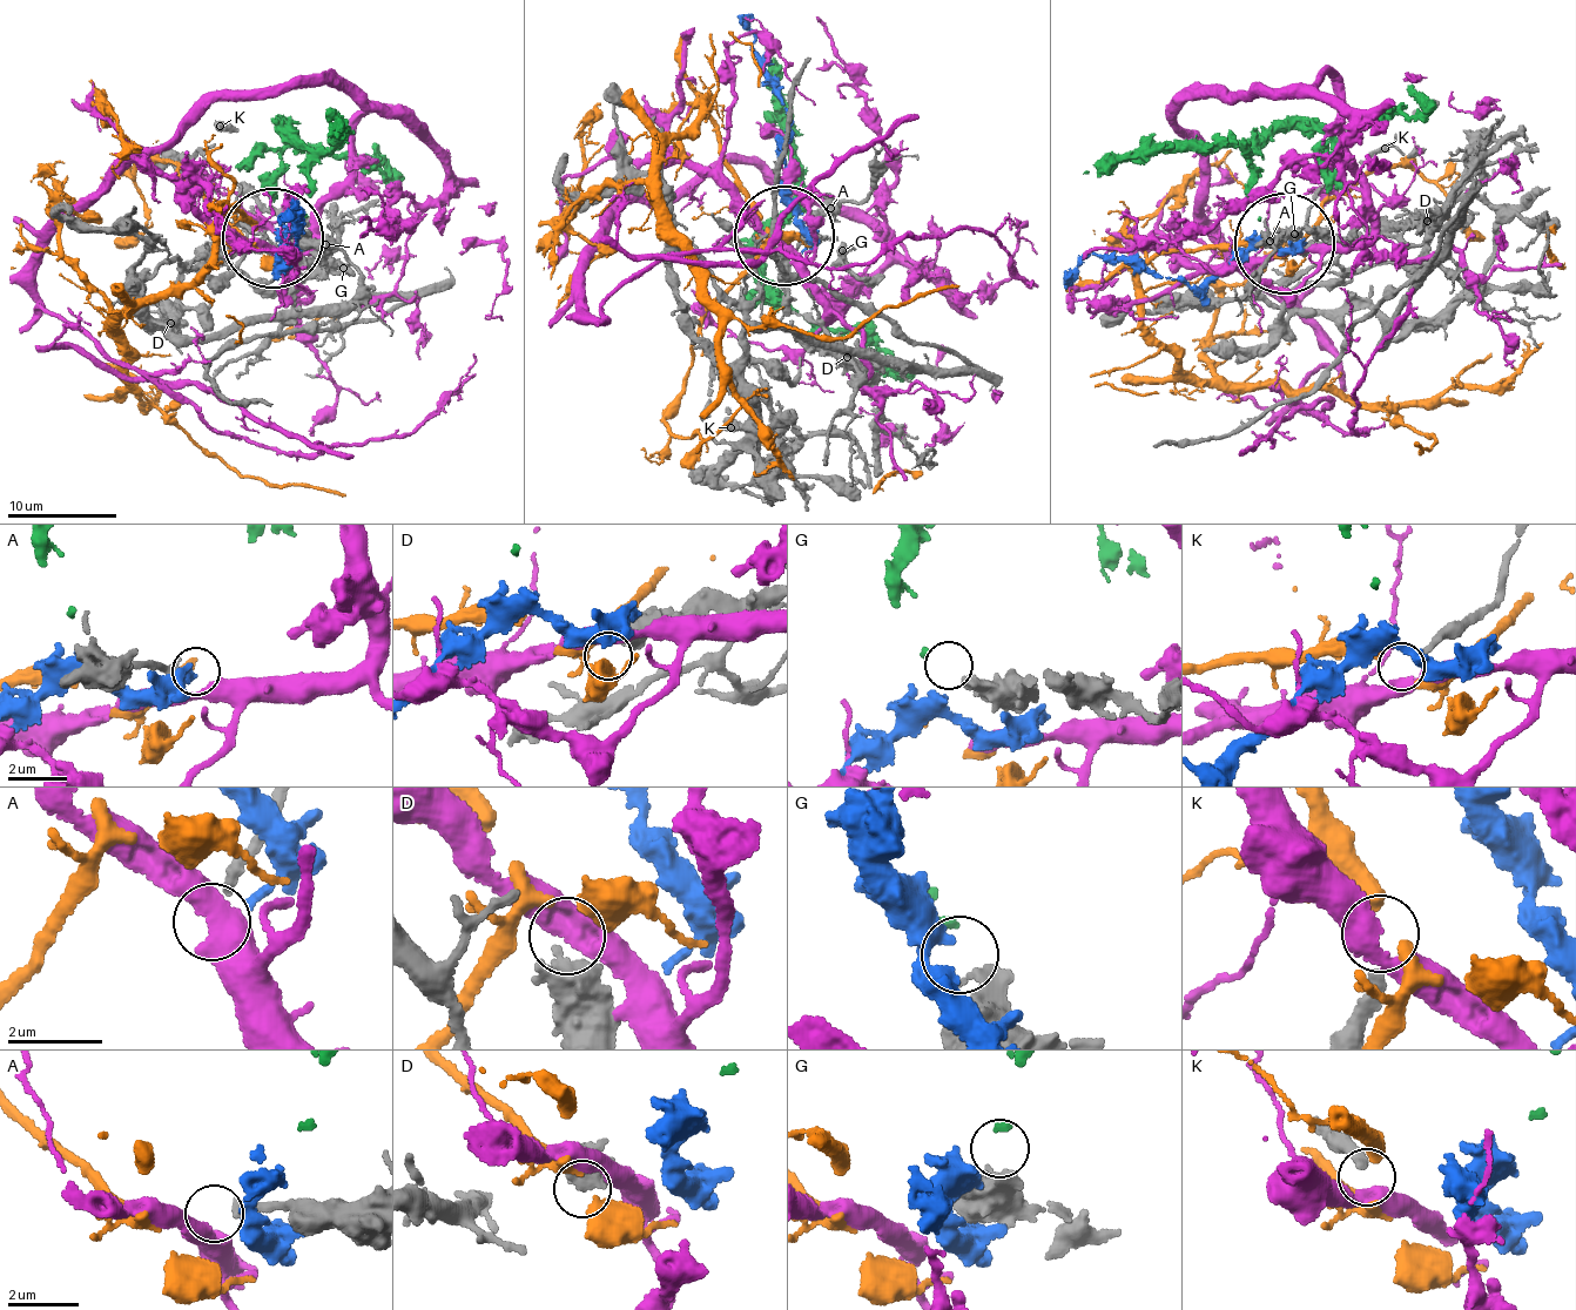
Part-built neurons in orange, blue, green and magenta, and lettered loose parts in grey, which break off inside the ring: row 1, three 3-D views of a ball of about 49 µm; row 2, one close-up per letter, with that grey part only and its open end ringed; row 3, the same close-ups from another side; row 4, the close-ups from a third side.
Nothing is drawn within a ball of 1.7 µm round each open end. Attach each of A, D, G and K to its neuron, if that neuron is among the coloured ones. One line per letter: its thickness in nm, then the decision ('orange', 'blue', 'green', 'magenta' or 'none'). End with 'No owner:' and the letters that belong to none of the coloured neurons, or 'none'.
A: 240 nm thick; magenta
D: 700 nm thick; none
G: 320 nm thick; green
K: 260 nm thick; none
No owner: D, K

